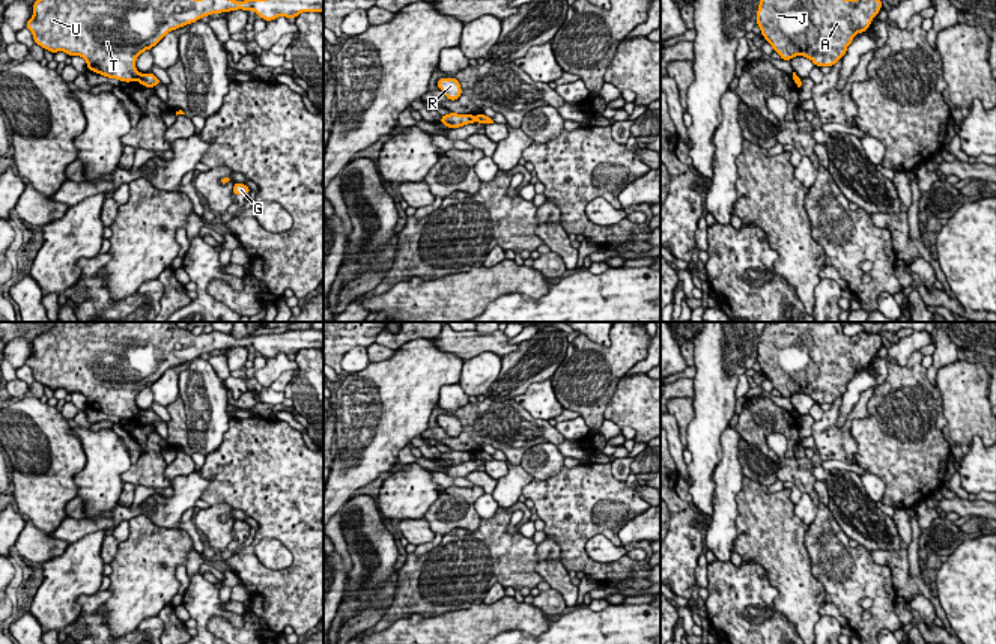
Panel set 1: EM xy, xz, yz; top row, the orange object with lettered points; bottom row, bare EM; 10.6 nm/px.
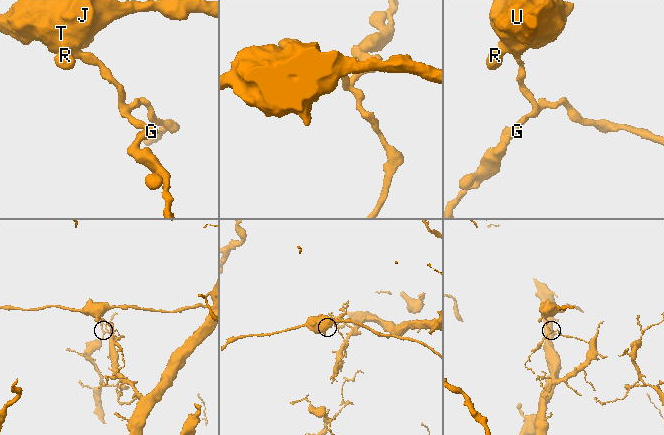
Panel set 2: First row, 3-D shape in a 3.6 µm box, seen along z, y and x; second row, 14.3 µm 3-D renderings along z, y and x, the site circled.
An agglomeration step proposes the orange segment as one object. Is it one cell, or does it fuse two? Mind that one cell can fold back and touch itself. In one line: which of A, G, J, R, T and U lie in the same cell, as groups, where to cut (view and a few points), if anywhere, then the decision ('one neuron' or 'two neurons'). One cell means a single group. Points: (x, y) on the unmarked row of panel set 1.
A J R T U / G; cut in xy along (139, 410), (136, 416); two neurons

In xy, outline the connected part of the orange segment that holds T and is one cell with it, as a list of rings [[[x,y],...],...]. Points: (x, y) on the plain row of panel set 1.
[[[56,322],[48,331],[33,340],[33,352],[26,360],[35,381],[68,393],[81,393],[87,406],[125,420],[135,418],[137,394],[152,387],[169,369],[199,358],[202,354],[230,348],[254,348],[262,357],[278,354],[296,355],[302,349],[323,349],[323,331],[290,330],[281,334],[247,336],[235,339],[229,333],[212,331],[194,336],[175,322]]]

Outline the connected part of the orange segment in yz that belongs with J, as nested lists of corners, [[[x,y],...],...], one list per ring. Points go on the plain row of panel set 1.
[[[766,322],[758,348],[757,363],[781,397],[794,393],[811,396],[818,405],[834,403],[847,390],[856,370],[868,367],[882,346],[882,336],[846,336],[840,322]]]

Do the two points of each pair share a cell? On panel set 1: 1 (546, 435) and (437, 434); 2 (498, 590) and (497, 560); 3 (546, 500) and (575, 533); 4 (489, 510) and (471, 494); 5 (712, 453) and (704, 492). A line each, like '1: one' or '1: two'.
1: one
2: two
3: one
4: two
5: one

